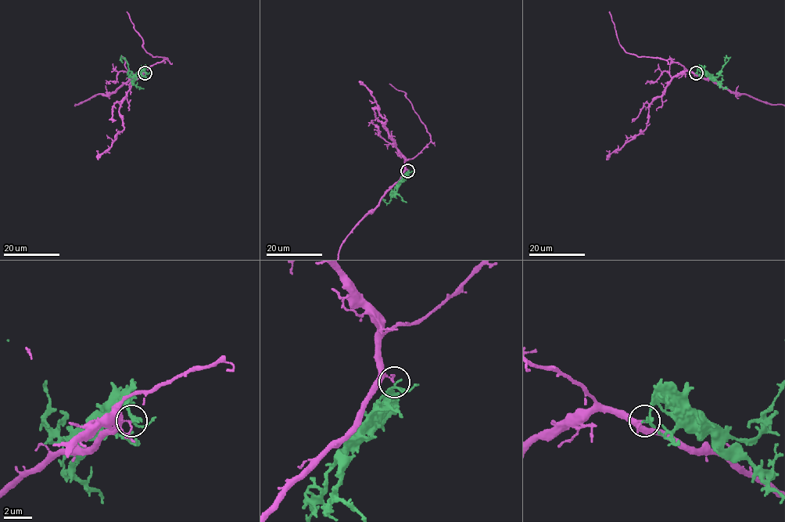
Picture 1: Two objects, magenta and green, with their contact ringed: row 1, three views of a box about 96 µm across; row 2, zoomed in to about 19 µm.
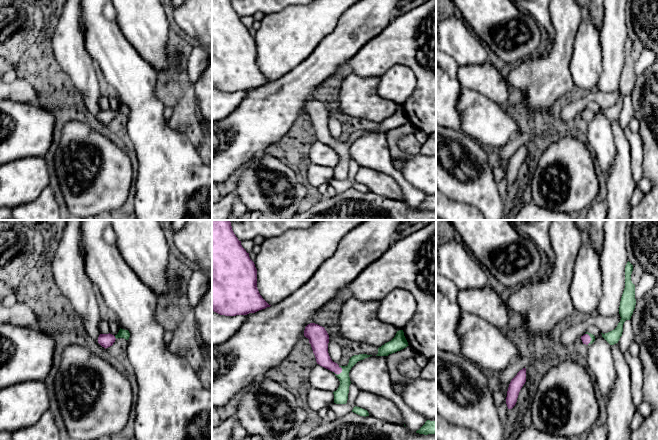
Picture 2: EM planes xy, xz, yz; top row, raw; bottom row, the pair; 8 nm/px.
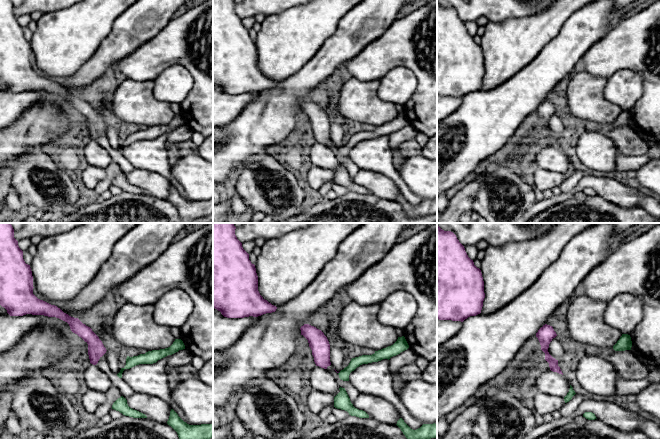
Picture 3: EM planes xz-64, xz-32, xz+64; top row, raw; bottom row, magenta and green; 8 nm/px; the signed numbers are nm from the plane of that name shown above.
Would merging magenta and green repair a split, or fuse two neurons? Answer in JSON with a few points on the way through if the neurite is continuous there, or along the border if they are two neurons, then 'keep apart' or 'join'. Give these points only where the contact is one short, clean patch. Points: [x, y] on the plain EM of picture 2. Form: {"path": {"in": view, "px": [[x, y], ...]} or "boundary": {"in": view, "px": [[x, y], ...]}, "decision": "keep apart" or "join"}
{"boundary": {"in": "xz", "px": [[342, 144], [337, 150], [333, 148]]}, "decision": "keep apart"}

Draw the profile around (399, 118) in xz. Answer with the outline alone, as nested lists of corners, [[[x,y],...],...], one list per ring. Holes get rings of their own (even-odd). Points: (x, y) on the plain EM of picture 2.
[[[399,106],[391,117],[378,124],[378,130],[376,132],[388,132],[389,130],[406,124],[407,122],[409,121],[404,112],[404,108],[403,106]]]

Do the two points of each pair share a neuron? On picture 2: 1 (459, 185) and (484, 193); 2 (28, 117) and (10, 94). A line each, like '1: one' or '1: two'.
1: one
2: two

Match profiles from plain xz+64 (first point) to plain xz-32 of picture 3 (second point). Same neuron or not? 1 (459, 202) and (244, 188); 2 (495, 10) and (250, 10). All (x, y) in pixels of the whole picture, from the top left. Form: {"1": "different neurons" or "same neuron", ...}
{"1": "different neurons", "2": "same neuron"}

